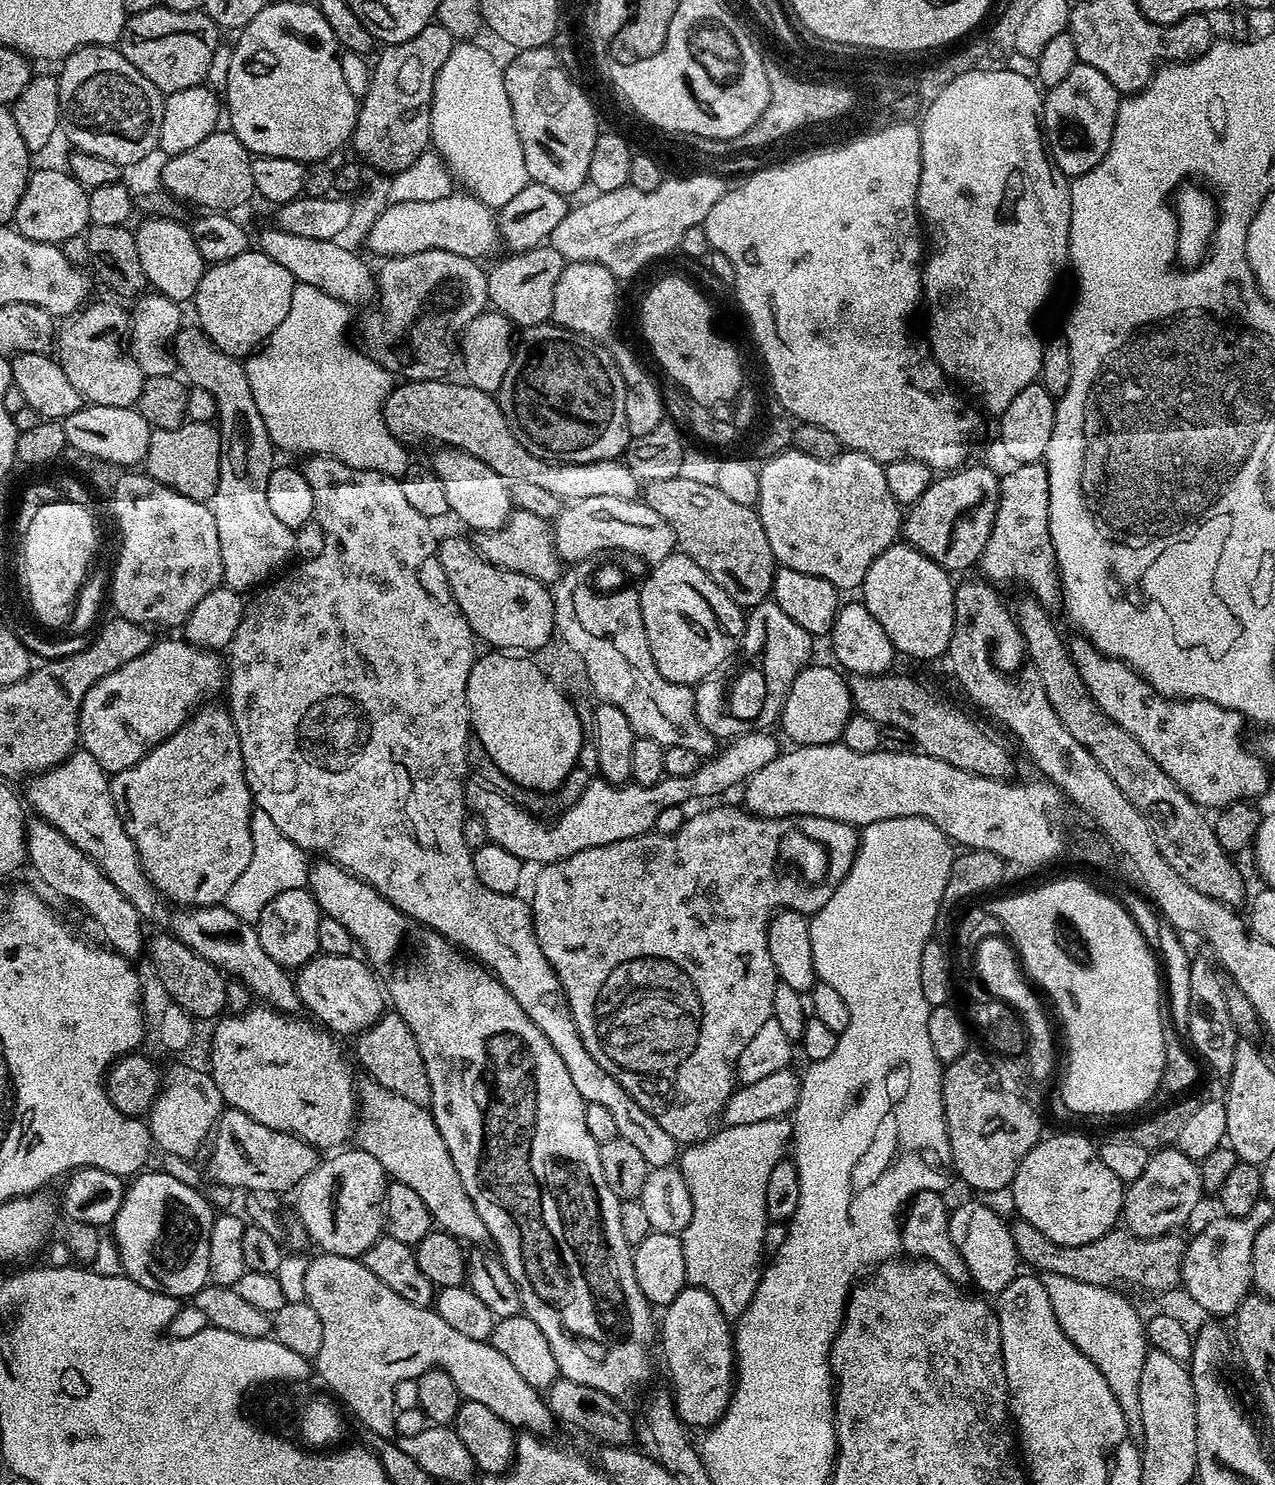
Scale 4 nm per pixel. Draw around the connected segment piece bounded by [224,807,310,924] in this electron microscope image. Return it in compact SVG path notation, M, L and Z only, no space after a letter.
M255 807L251 816L251 856L250 863L238 881L231 884L225 900L225 907L243 921L254 924L260 919L262 910L277 897L282 890L305 888L308 883L310 860L308 854L292 842L271 821L266 811Z

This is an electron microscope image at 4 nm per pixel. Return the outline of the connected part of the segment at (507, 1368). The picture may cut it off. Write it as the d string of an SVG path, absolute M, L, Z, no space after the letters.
M316 1254L304 1272L302 1296L310 1306L314 1306L318 1319L322 1321L322 1350L318 1350L314 1358L315 1375L321 1376L319 1379L327 1391L348 1412L352 1411L368 1427L369 1433L395 1437L396 1428L392 1424L384 1424L384 1415L396 1400L396 1387L403 1380L414 1382L422 1373L433 1370L450 1374L464 1400L477 1400L490 1406L490 1410L511 1424L513 1429L528 1434L548 1434L544 1432L550 1431L554 1425L545 1397L537 1388L530 1386L530 1382L526 1382L526 1378L522 1378L522 1374L514 1370L514 1365L499 1350L494 1350L488 1340L466 1338L466 1334L454 1330L454 1326L448 1325L431 1307L419 1308L414 1306L414 1302L406 1302L402 1294L394 1294L386 1282L378 1282L378 1278L374 1278L374 1274L366 1270L363 1259Z

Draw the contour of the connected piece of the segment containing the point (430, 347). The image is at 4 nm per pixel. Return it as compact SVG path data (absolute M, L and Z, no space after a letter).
M422 250L418 254L410 254L409 256L397 256L388 258L383 261L384 264L375 273L376 278L376 296L378 304L380 300L380 309L373 314L368 320L368 325L364 328L364 344L369 356L387 370L395 374L397 377L403 378L405 381L410 380L438 380L447 377L447 372L451 370L452 363L458 360L458 337L463 333L464 327L467 326L474 318L478 318L489 307L488 302L488 273L475 260L459 256L458 254L450 254L446 250Z

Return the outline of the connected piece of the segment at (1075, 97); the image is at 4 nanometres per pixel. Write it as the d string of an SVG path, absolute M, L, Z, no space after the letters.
M1079 62L1063 82L1047 89L1042 100L1042 127L1052 162L1065 176L1075 178L1086 174L1106 158L1121 99L1122 94L1102 70Z

